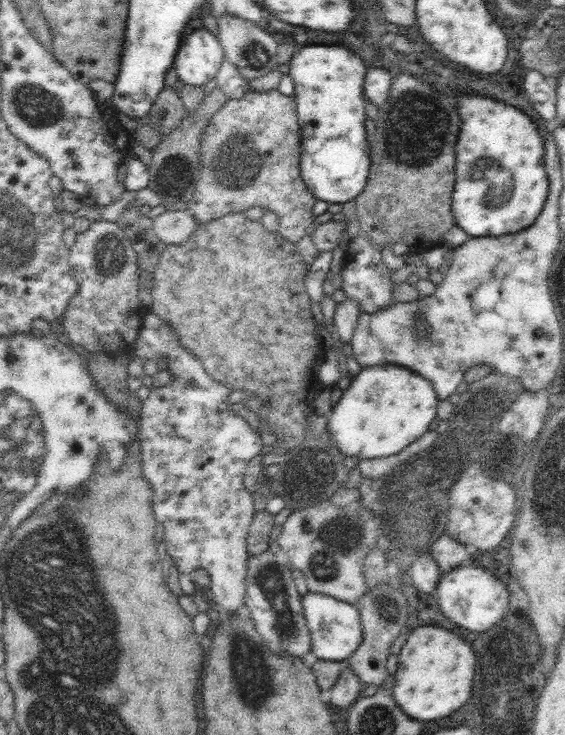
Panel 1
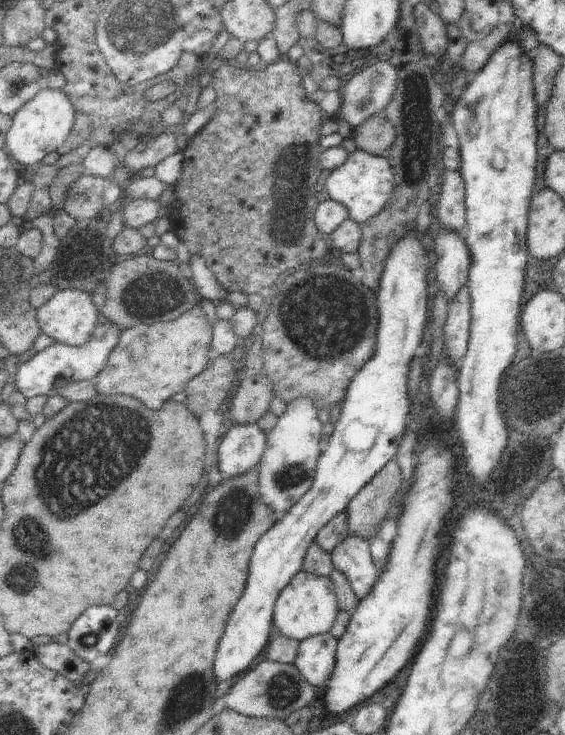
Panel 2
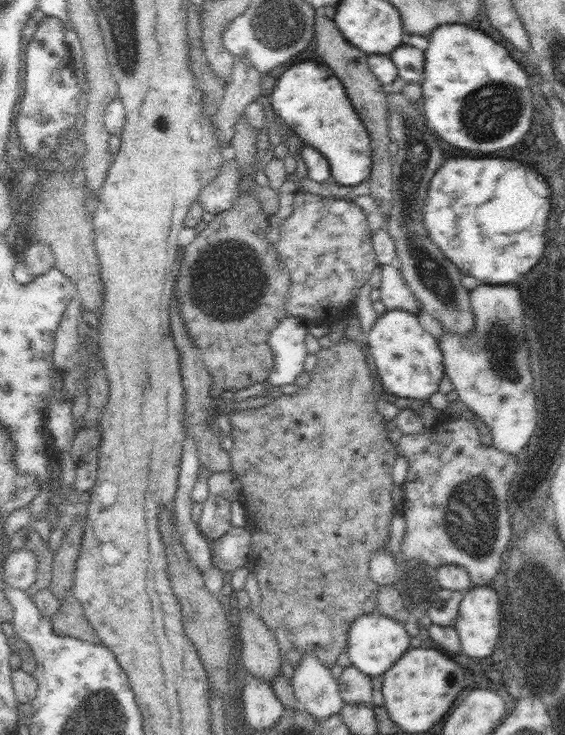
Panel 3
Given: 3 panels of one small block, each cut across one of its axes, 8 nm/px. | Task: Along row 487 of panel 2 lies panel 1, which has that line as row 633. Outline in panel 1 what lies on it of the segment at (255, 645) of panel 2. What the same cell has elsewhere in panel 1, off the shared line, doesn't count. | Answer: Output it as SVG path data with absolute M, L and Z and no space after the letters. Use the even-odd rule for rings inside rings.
M309 591L302 596L302 609L306 625L310 629L311 651L318 658L336 662L347 661L363 644L364 630L362 630L360 609L357 606L327 594Z

